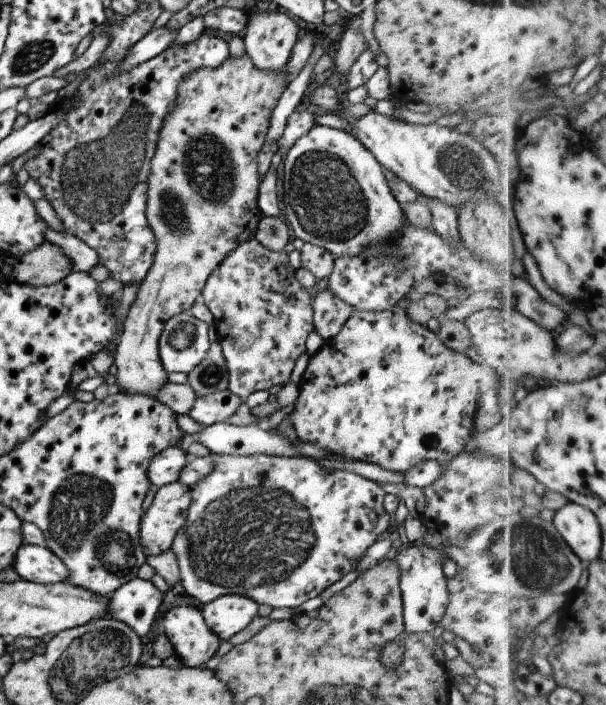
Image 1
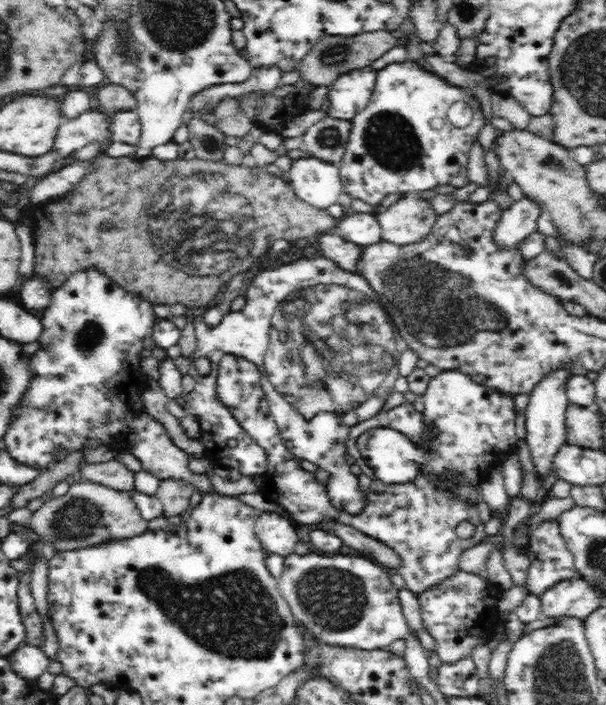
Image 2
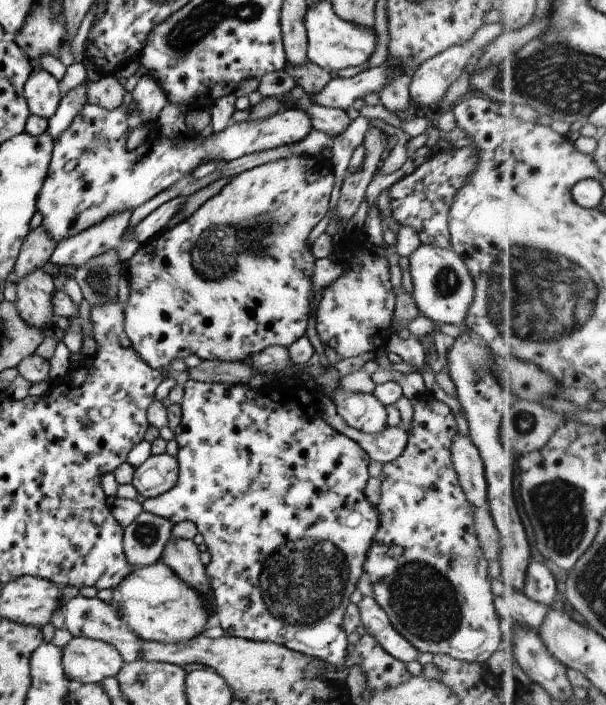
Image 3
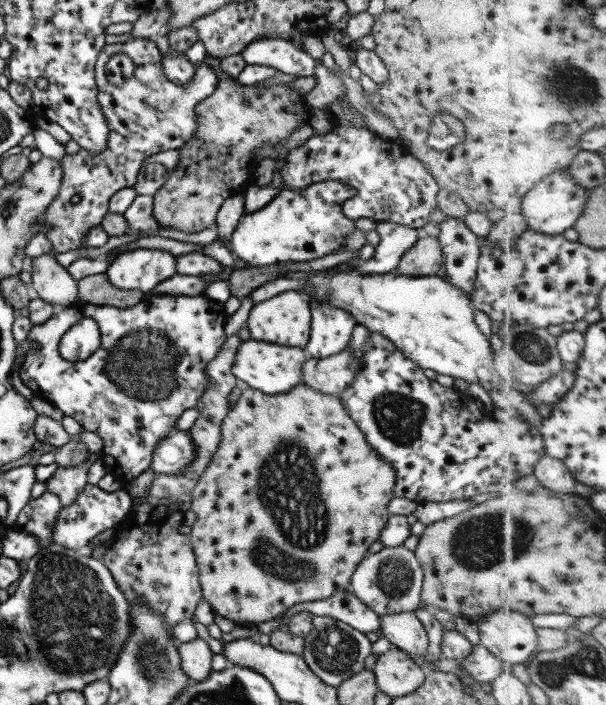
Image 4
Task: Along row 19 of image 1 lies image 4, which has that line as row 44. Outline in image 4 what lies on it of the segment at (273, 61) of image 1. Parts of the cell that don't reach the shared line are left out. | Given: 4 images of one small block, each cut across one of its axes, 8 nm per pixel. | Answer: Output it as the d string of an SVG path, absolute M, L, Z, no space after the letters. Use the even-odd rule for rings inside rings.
M289 37L256 39L239 54L246 65L276 68L279 73L308 77L316 74L316 62L305 51L296 48Z

